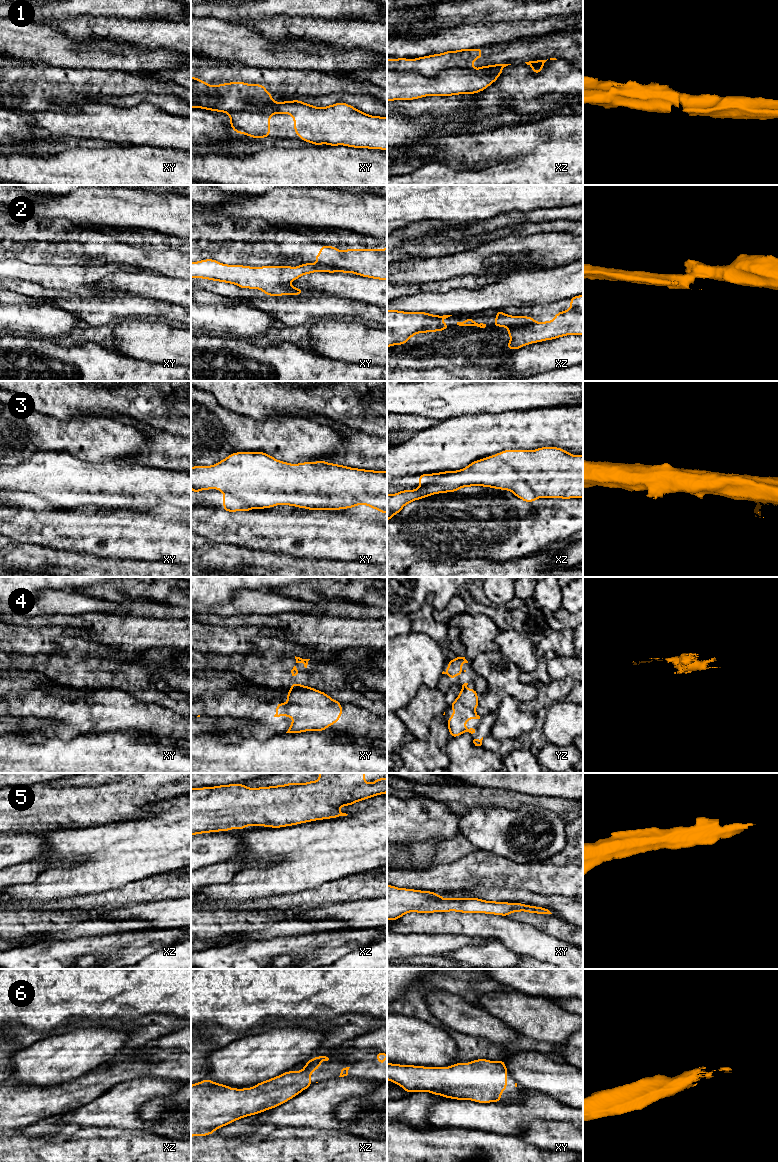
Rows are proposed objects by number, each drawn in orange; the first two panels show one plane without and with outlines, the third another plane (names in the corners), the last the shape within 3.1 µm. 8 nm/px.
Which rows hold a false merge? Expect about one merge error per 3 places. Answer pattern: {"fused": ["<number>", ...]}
{"fused": ["1", "2", "3", "4"]}

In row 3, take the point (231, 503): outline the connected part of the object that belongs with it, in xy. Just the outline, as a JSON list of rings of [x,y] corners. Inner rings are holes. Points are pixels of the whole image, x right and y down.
[[[220,491],[223,497],[223,508],[226,512],[251,511],[255,506],[253,500],[244,500],[225,491]]]

